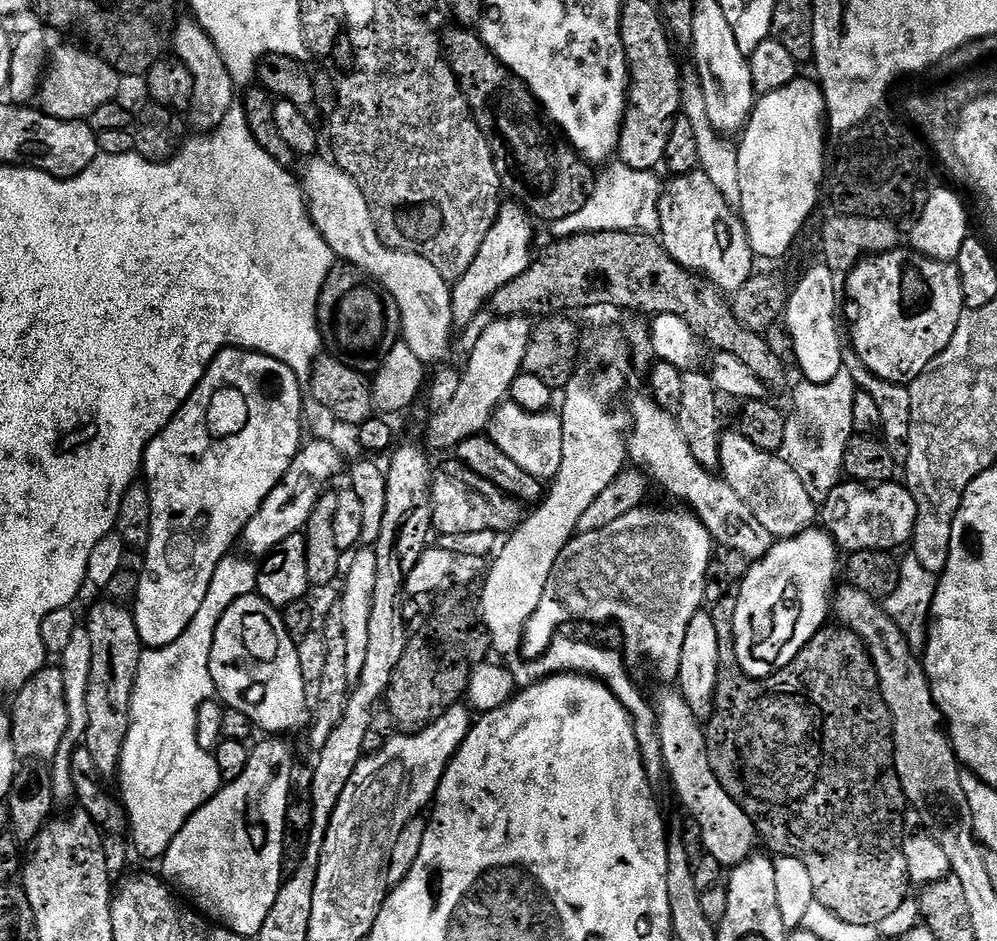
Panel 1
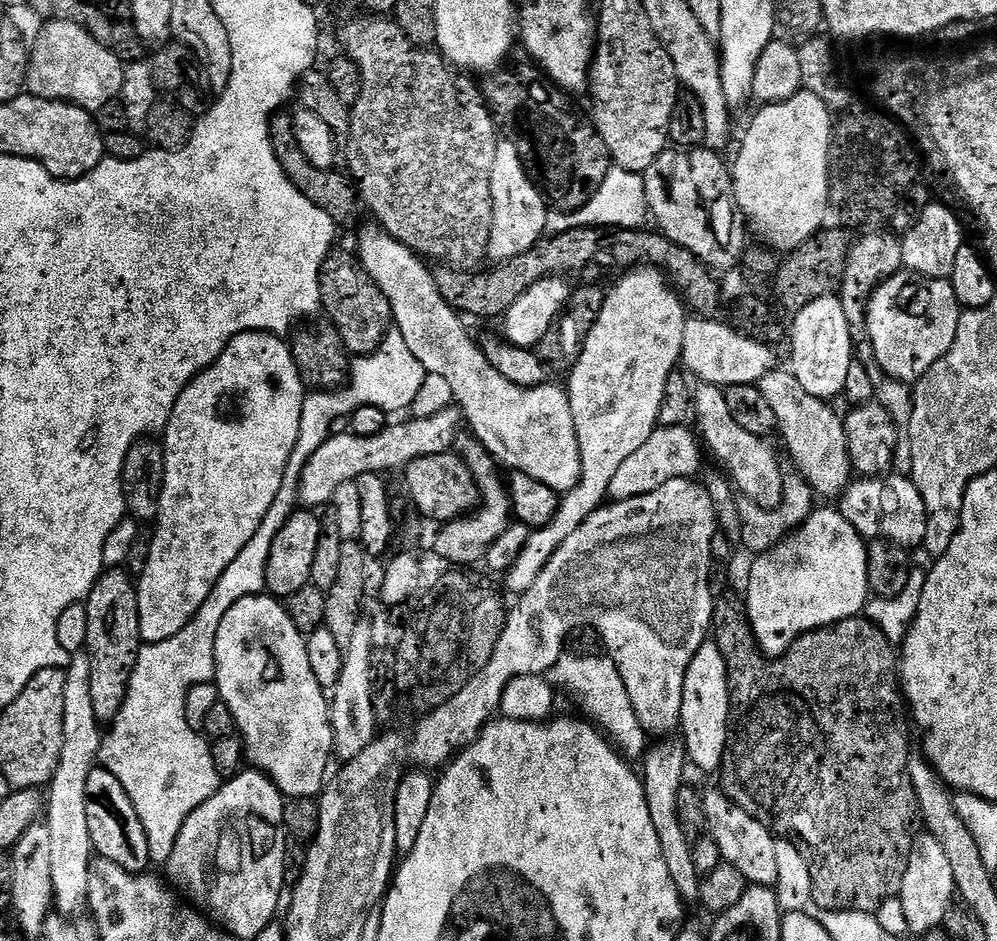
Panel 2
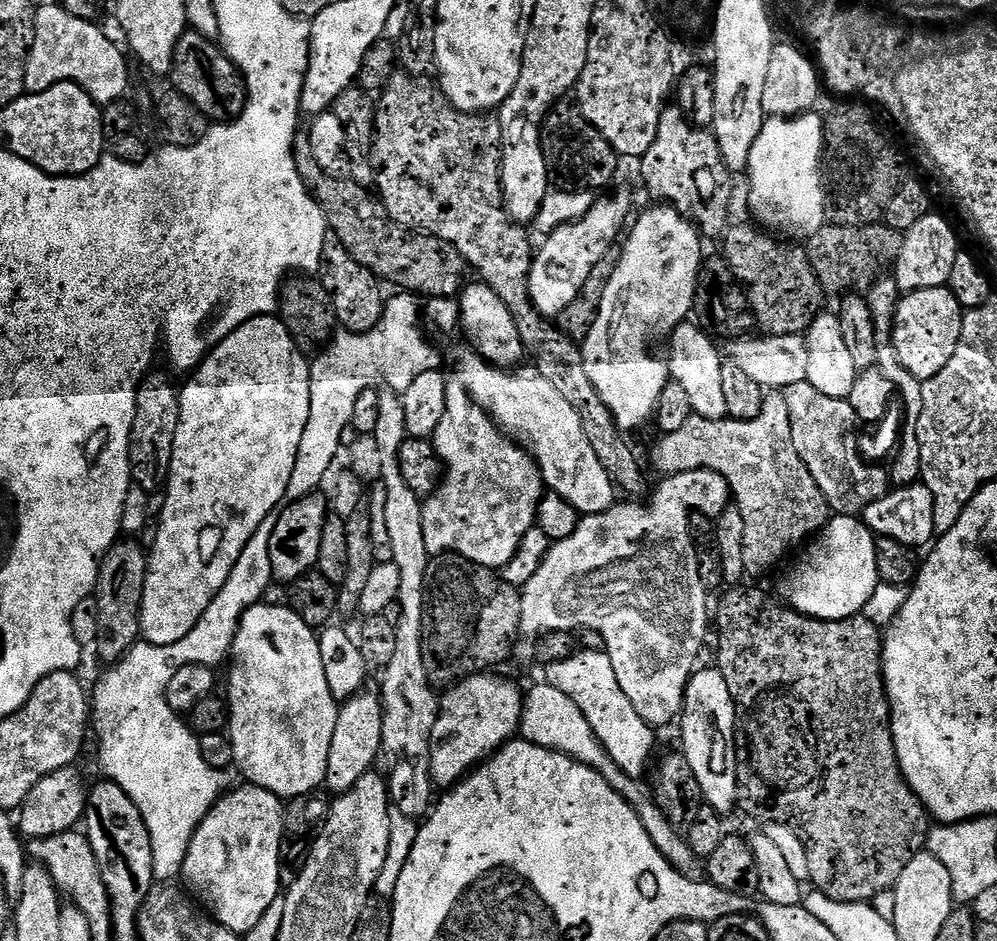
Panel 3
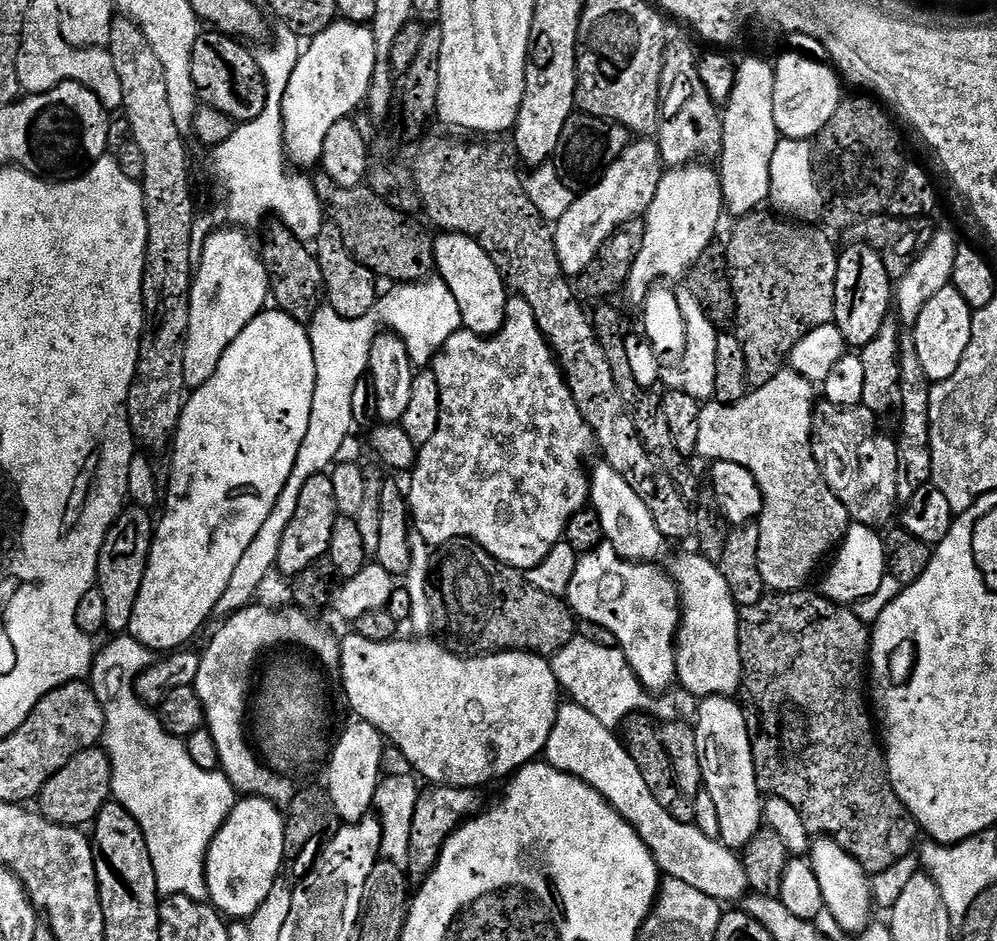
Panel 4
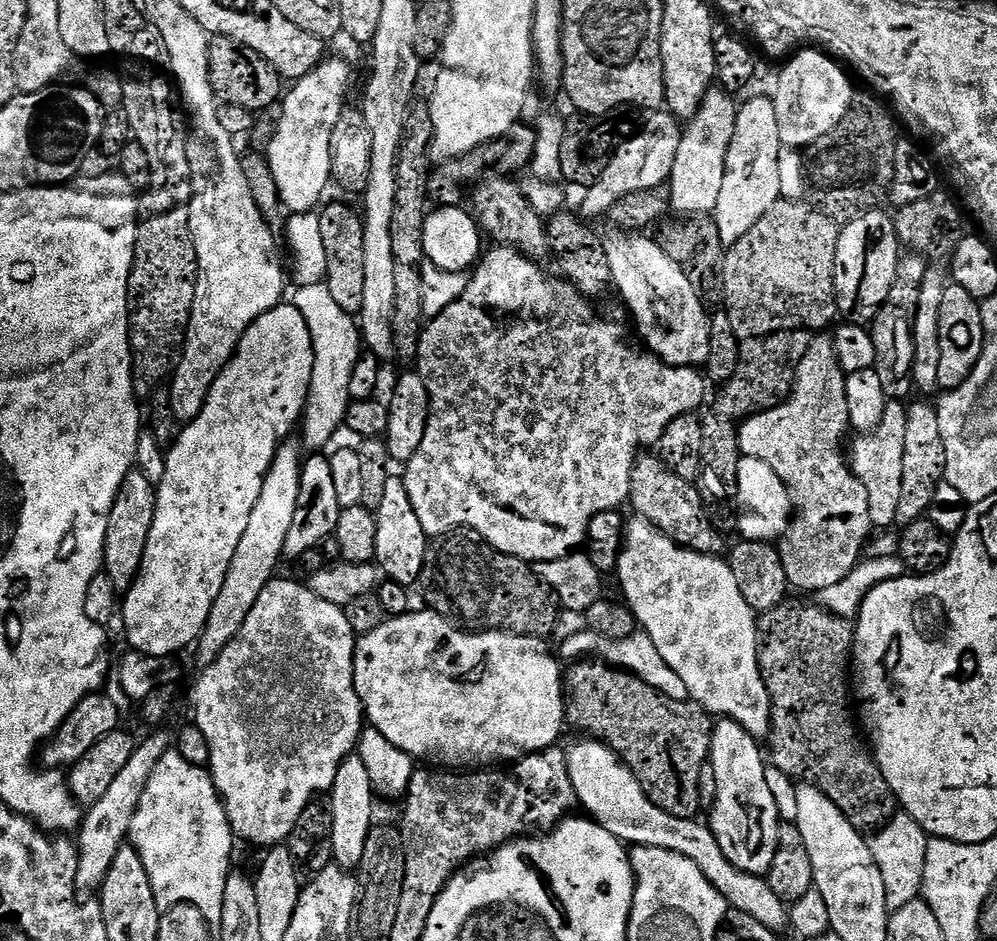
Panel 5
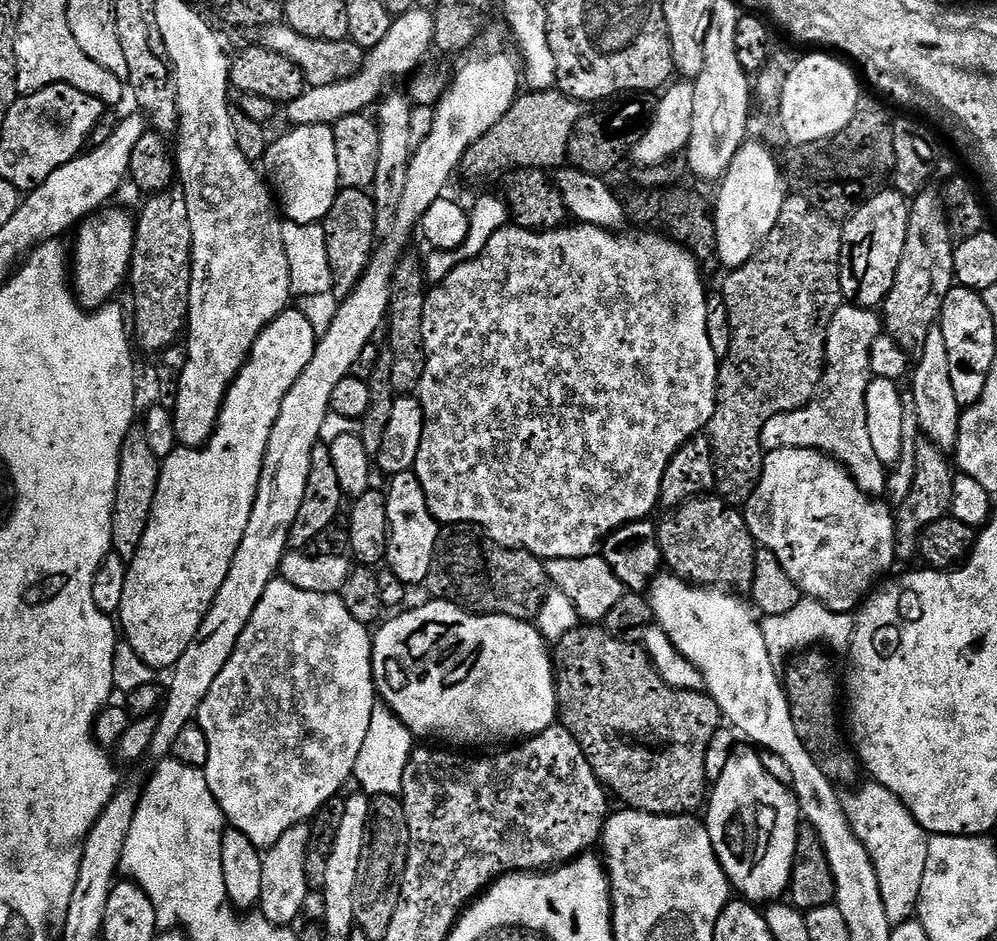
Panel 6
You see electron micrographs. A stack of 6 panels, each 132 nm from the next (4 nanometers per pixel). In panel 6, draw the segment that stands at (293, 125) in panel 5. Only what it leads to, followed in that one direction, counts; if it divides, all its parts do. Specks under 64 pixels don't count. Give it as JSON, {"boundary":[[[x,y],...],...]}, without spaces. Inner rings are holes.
{"boundary":[[[301,124],[289,127],[285,136],[271,141],[262,161],[262,172],[270,185],[278,208],[289,221],[319,224],[334,206],[334,198],[342,187],[338,178],[338,153],[334,150],[334,134],[330,124]]]}

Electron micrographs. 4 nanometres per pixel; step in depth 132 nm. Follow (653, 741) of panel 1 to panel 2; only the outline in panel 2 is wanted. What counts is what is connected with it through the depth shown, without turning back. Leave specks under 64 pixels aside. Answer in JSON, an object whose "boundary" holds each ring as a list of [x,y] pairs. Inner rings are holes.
{"boundary":[[[607,654],[599,655],[561,655],[558,663],[546,673],[546,679],[553,689],[560,691],[561,688],[566,695],[576,699],[577,706],[585,712],[581,713],[607,733],[626,760],[643,761],[644,753],[648,751],[650,737],[644,731],[642,722],[638,722],[638,714],[630,702],[630,694],[626,694],[624,673],[618,670],[616,663]]]}

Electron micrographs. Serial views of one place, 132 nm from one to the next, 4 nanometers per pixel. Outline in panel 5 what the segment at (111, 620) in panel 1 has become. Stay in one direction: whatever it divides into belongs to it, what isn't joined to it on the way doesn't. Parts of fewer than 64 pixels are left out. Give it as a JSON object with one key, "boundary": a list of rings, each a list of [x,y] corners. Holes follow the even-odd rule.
{"boundary":[[[133,470],[126,474],[114,498],[114,506],[110,510],[106,526],[102,571],[110,578],[110,582],[114,582],[117,593],[130,591],[140,573],[142,558],[146,554],[146,542],[150,538],[150,526],[154,526],[156,490],[157,485],[152,484],[146,474]]]}

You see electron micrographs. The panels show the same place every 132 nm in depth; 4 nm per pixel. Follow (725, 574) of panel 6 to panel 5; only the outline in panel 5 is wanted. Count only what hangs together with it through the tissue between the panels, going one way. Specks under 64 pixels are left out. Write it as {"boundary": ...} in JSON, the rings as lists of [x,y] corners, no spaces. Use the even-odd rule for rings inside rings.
{"boundary":[[[641,454],[636,457],[636,465],[632,471],[631,507],[636,507],[635,511],[639,515],[646,517],[675,544],[707,556],[723,557],[726,552],[724,536],[712,525],[712,520],[704,509],[703,499],[705,497],[701,489],[693,481],[678,478],[678,474],[674,474],[661,462],[659,455]]]}

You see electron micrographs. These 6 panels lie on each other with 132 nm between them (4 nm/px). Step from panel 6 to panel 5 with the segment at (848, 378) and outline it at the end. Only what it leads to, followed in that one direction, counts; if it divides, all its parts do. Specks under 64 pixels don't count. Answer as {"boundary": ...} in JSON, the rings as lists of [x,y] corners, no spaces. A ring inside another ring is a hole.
{"boundary":[[[817,334],[812,337],[802,362],[796,368],[796,381],[792,383],[792,392],[787,400],[782,401],[777,408],[771,408],[768,412],[760,412],[757,416],[748,417],[747,420],[739,425],[738,431],[740,434],[741,453],[750,458],[758,458],[758,462],[766,462],[766,466],[770,466],[770,470],[774,470],[774,474],[778,474],[778,478],[782,478],[782,482],[788,486],[788,491],[792,493],[794,519],[778,541],[780,557],[782,558],[782,570],[786,570],[789,585],[795,591],[797,588],[800,592],[815,594],[826,590],[826,586],[835,586],[837,582],[845,580],[850,574],[850,570],[854,570],[865,555],[864,543],[867,542],[868,535],[874,532],[874,527],[870,518],[870,503],[867,498],[866,487],[852,472],[849,461],[846,459],[846,440],[844,442],[844,435],[849,435],[850,432],[850,410],[846,406],[846,373],[840,368],[840,363],[836,357],[836,346],[831,335]]]}

